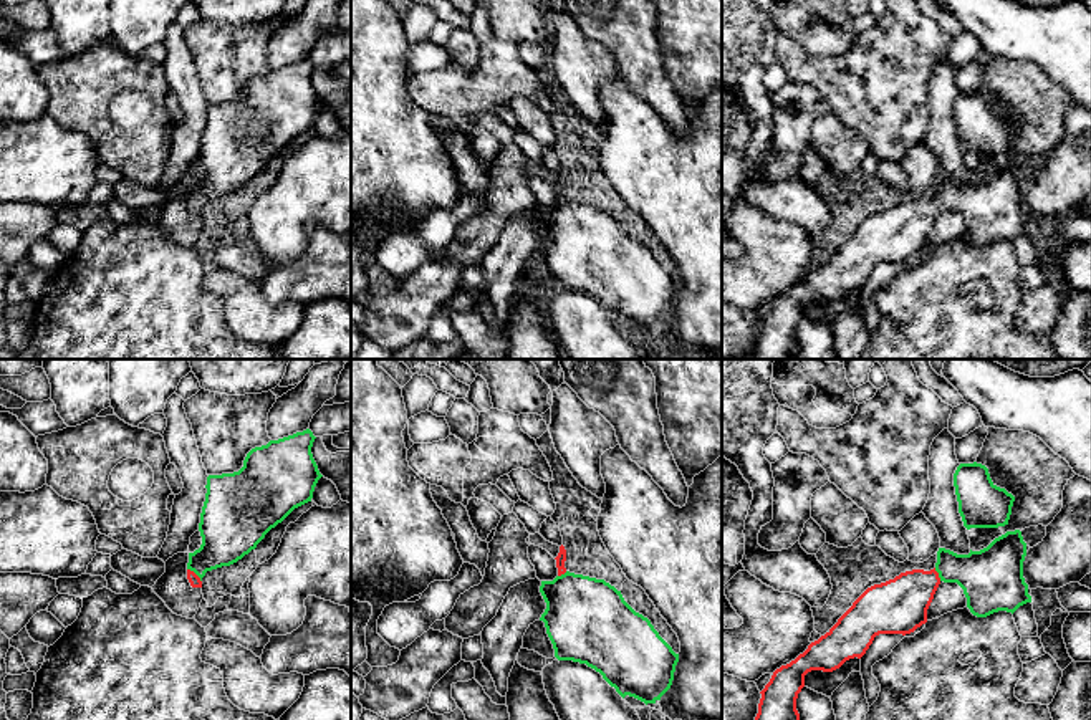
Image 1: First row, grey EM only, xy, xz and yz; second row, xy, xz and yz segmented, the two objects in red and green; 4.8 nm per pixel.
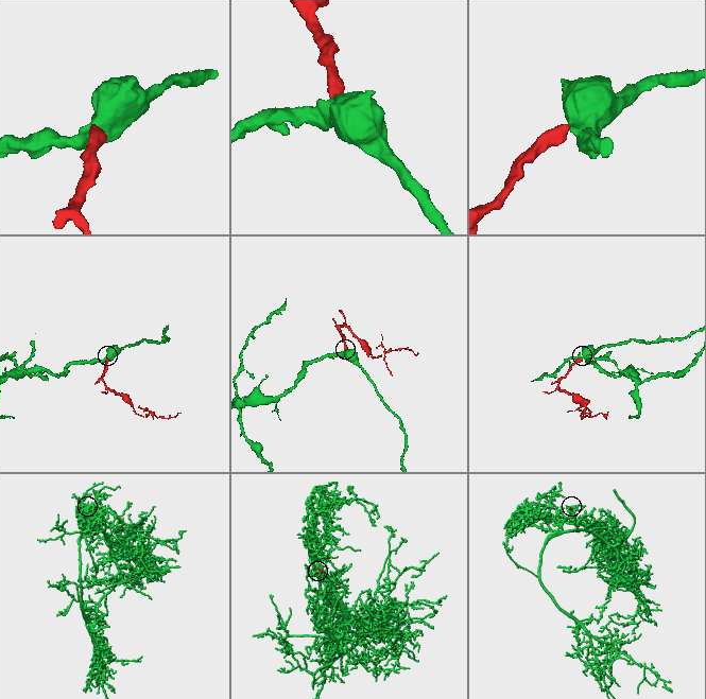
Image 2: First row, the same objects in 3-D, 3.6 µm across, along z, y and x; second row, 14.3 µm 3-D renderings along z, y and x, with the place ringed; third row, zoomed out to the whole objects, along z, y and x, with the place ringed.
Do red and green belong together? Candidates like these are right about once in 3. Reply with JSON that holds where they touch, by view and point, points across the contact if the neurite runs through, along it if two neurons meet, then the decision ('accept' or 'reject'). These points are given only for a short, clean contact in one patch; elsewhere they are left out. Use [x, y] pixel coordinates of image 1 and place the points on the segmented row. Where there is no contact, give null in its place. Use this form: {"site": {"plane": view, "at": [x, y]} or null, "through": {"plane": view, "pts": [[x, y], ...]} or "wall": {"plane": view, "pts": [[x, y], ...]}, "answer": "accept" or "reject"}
{"site": {"plane": "xy", "at": [196, 575]}, "through": {"plane": "xy", "pts": [[194, 580], [196, 575], [227, 535]]}, "answer": "accept"}

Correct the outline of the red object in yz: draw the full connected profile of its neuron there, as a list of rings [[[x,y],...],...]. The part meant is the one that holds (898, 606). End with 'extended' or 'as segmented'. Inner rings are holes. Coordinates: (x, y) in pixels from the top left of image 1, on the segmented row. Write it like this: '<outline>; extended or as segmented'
[[[1007,531],[995,538],[987,548],[968,554],[957,554],[939,548],[935,568],[930,571],[912,569],[894,579],[868,588],[838,622],[795,660],[776,669],[760,692],[758,713],[755,720],[800,720],[796,698],[805,687],[805,675],[811,670],[833,672],[849,659],[861,659],[874,637],[879,634],[911,634],[927,622],[927,609],[939,584],[957,583],[967,598],[967,607],[977,617],[987,617],[998,611],[1015,612],[1020,606],[1031,602],[1028,584],[1023,578],[1026,543],[1021,531]]]; extended

